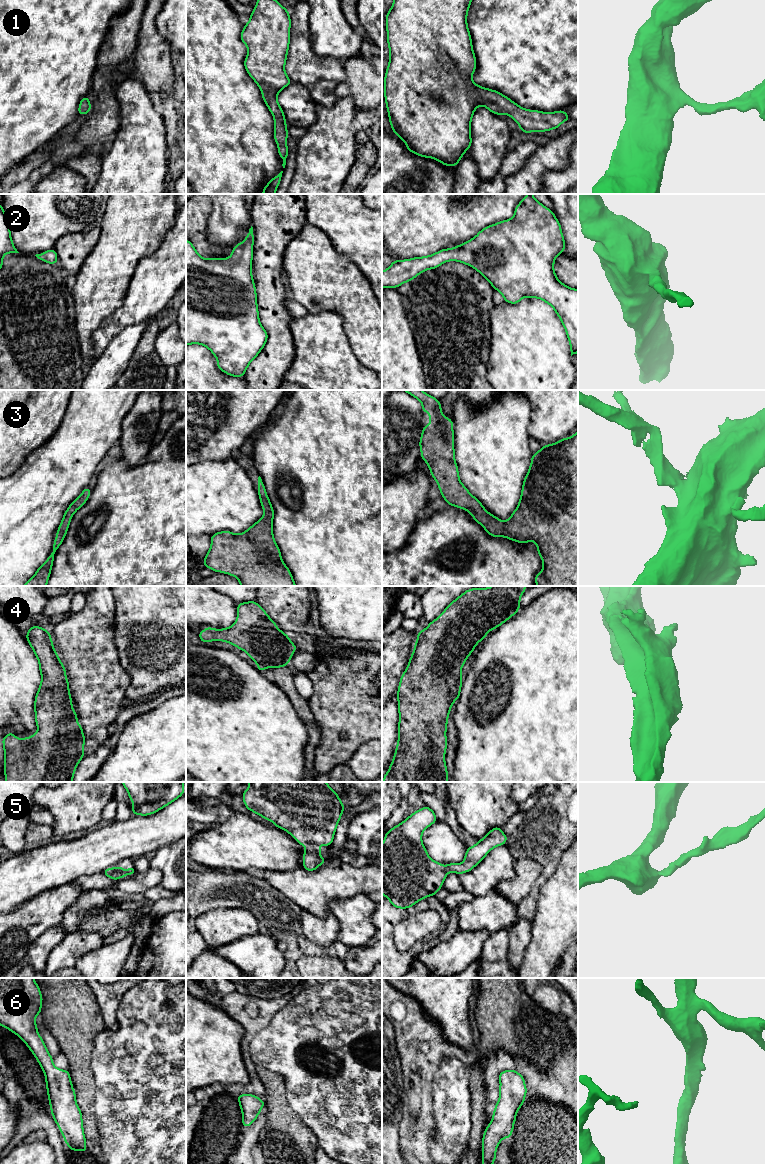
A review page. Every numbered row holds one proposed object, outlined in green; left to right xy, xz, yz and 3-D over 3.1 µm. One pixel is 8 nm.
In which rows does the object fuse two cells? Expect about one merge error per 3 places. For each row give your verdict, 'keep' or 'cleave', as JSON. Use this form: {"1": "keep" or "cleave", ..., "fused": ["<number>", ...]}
{"1": "keep", "2": "keep", "3": "keep", "4": "keep", "5": "keep", "6": "keep", "fused": []}

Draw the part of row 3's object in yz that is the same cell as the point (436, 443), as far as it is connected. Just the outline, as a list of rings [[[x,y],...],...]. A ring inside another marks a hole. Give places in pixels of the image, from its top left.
[[[402,390],[402,391],[405,391],[412,395],[413,397],[415,397],[416,399],[418,399],[422,403],[422,411],[430,415],[430,424],[426,425],[423,428],[419,442],[421,458],[427,463],[430,469],[430,473],[432,477],[436,480],[441,495],[443,496],[444,500],[448,503],[448,505],[455,506],[468,511],[472,515],[473,519],[476,522],[478,522],[485,529],[485,531],[492,537],[506,537],[511,541],[517,541],[520,544],[524,544],[529,541],[535,542],[537,545],[537,551],[543,562],[543,569],[535,576],[535,583],[537,586],[578,586],[578,431],[572,437],[563,438],[554,444],[543,445],[542,448],[537,453],[532,454],[531,464],[527,472],[527,475],[525,476],[523,481],[523,487],[518,506],[507,521],[502,521],[493,514],[490,514],[483,507],[481,502],[475,496],[472,496],[469,490],[461,483],[459,478],[458,466],[455,462],[453,420],[445,417],[442,414],[441,412],[442,408],[439,400],[423,392],[422,390]]]

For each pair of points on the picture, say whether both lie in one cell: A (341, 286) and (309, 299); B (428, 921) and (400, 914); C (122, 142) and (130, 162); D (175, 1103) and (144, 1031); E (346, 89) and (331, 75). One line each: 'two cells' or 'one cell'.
A: one cell
B: two cells
C: one cell
D: one cell
E: two cells

